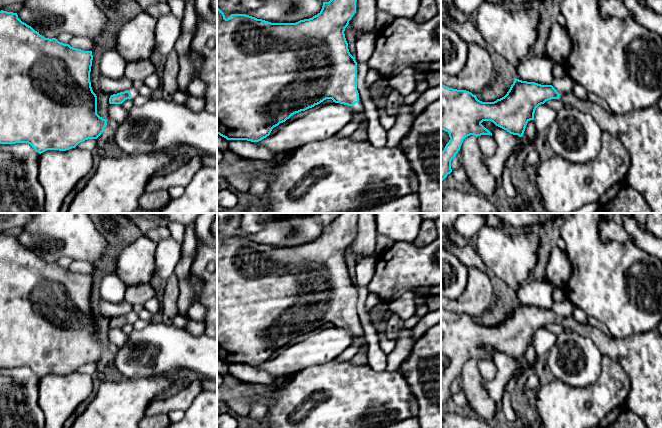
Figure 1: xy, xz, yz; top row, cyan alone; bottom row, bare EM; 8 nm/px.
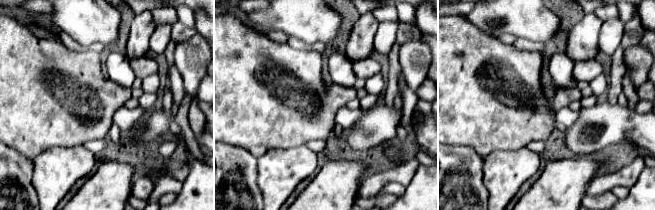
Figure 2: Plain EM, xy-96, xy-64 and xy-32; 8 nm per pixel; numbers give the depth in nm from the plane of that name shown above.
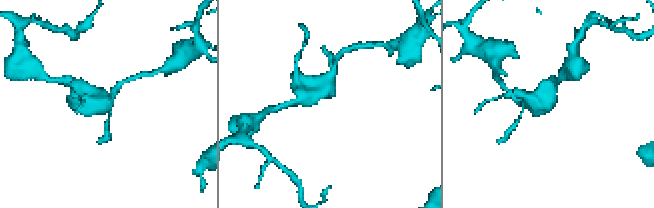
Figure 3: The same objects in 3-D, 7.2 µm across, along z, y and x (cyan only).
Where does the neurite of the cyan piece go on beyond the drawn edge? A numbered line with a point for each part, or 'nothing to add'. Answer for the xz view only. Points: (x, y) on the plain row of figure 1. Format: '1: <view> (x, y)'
1: xz (358, 337)

